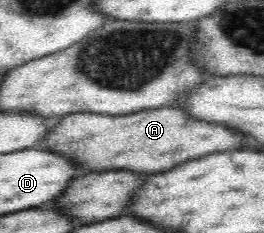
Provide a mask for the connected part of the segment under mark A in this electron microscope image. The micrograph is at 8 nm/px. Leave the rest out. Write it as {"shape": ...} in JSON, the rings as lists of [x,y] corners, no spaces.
{"shape":[[[174,105],[112,117],[88,112],[68,114],[57,120],[46,139],[50,149],[68,157],[76,157],[80,167],[86,169],[108,171],[132,167],[132,171],[158,173],[168,171],[180,163],[204,157],[208,153],[240,149],[246,135],[228,129],[230,127],[224,124],[192,118],[184,108]]]}

